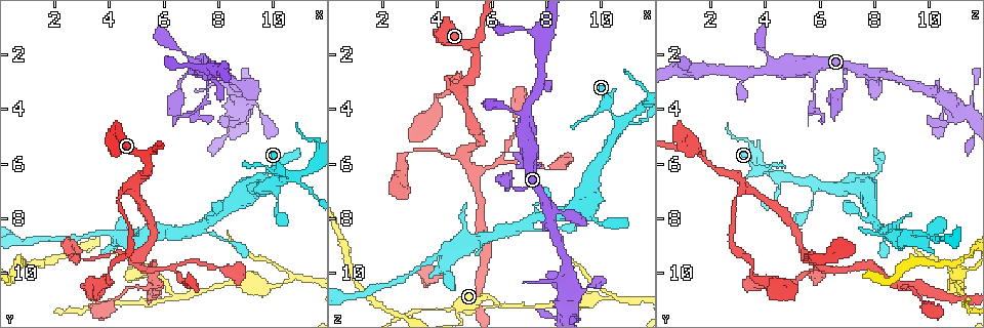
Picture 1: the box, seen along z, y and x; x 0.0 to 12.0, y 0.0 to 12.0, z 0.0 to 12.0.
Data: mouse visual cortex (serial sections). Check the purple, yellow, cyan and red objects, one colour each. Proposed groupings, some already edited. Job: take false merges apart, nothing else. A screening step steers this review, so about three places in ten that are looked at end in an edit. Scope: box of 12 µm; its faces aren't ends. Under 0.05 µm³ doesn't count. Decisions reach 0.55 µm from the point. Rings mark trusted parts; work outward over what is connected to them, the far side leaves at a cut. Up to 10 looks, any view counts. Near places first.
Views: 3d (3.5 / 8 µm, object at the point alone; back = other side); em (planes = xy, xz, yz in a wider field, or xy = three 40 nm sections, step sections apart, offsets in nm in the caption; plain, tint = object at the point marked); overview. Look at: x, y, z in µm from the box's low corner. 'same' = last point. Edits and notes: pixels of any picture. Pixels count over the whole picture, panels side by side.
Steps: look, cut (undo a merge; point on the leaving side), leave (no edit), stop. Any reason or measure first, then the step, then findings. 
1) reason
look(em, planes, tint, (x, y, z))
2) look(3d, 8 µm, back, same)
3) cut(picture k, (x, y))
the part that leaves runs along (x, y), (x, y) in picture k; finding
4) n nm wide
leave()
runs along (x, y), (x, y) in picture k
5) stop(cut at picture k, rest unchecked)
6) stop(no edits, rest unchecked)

a fork
look(3d, 3.5 µm, (6.4, 10.9, 11.2))

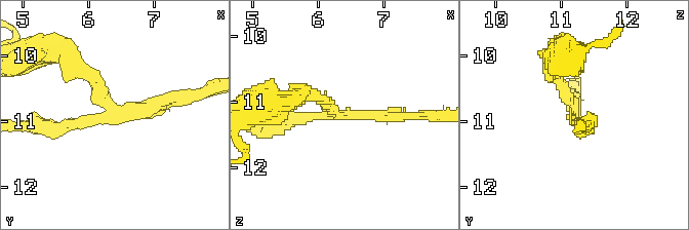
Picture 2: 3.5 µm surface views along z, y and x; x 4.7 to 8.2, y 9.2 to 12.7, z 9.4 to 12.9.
now the EM
look(em, planes, tint, (6.45, 10.85, 11.20))

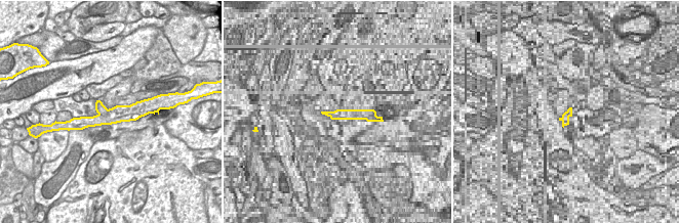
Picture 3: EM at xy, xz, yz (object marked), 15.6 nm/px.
280 nm wide
cut(picture 2, (300, 120))
border along (109, 109), (106, 115), (98, 115) in picture 3; two cells meet here

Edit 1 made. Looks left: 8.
redraw
look(overview)

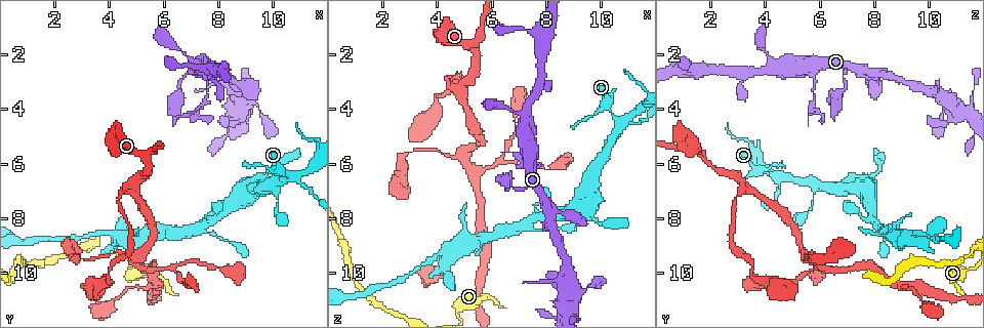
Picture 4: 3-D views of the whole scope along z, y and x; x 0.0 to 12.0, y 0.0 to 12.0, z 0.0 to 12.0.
side arm on a straight run
look(3d, 3.5 µm, (6.4, 9.8, 5.8))

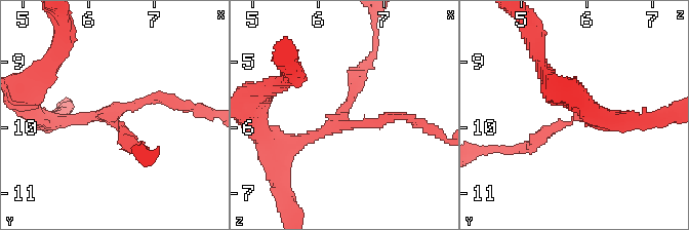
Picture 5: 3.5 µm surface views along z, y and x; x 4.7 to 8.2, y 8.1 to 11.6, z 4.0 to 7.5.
3 arms; arms of 150, 200, 200 nm; shape alone is not enough
look(em, xy, step 2, tint, (6.30, 9.80, 5.85))

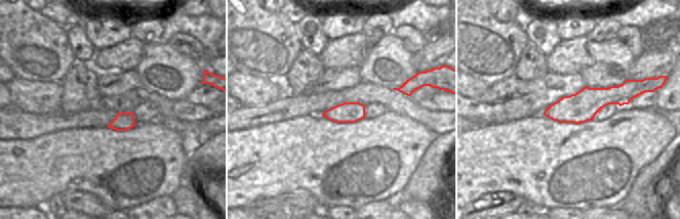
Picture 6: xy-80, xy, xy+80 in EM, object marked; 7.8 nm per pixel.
leave()
runs along (269, 145), (401, 116) in picture 5; one cell here

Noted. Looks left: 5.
look(3d, 3.5 µm, (7.6, 3.4, 5.8))

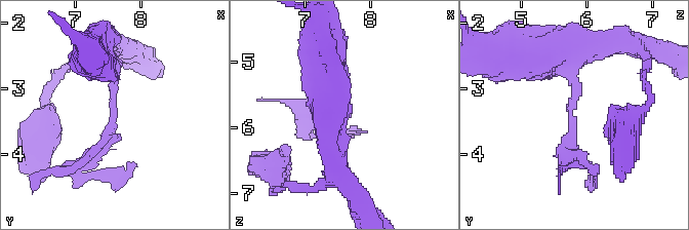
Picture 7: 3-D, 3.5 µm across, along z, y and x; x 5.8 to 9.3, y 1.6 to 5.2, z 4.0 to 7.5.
look(em, xy, step 2, tint, (7.55, 3.50, 5.75))

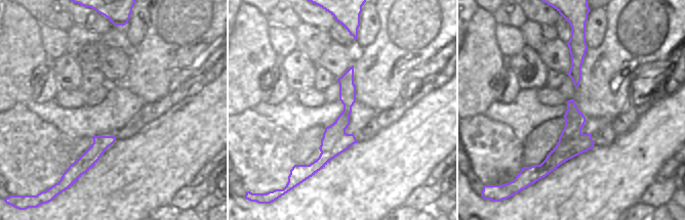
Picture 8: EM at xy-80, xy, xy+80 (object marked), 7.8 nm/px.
cut(picture 7, (115, 137))
border along (580, 64), (575, 73), (569, 73) in picture 8; a second cell is stuck on

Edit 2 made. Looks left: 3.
four-way junction
look(em, xy, step 3, tint, (10.6, 6.4, 4.6))

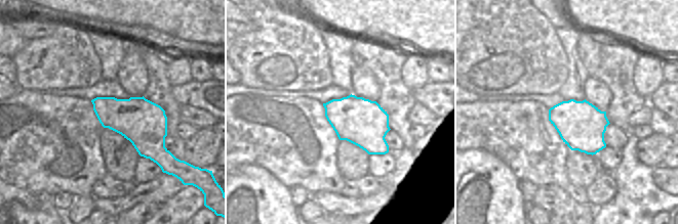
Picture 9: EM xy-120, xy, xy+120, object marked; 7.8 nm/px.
look(3d, 3.5 µm, same)

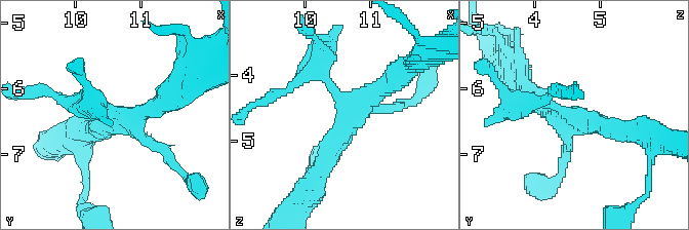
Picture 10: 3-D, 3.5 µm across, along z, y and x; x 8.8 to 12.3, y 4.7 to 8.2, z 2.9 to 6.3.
leave()
one cell here

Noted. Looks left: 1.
stop(cut at picture 2, cut at picture 7, rest unchecked)

